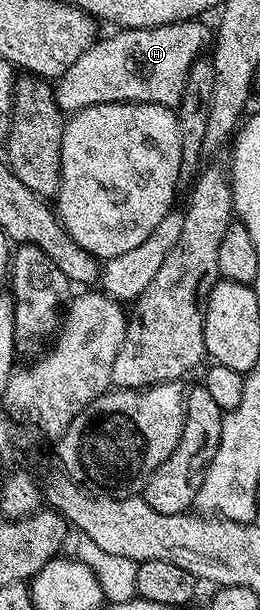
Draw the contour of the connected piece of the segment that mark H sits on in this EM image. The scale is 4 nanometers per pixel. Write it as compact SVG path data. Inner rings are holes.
M203 20L190 22L174 22L164 26L150 26L140 30L122 28L111 32L108 38L95 40L87 51L69 67L54 83L55 103L64 112L84 110L93 104L117 104L118 102L144 102L158 106L178 107L183 101L185 84L191 67L200 61L203 49L213 42L213 30Z

